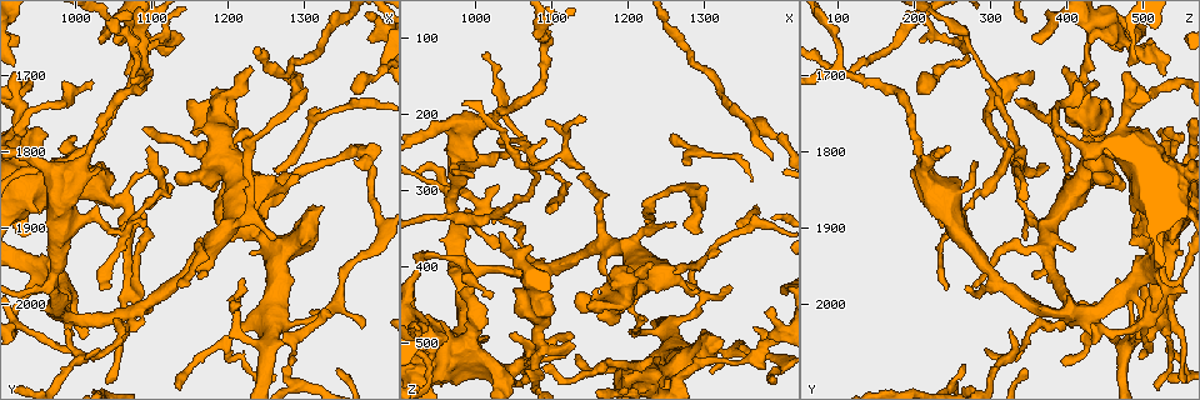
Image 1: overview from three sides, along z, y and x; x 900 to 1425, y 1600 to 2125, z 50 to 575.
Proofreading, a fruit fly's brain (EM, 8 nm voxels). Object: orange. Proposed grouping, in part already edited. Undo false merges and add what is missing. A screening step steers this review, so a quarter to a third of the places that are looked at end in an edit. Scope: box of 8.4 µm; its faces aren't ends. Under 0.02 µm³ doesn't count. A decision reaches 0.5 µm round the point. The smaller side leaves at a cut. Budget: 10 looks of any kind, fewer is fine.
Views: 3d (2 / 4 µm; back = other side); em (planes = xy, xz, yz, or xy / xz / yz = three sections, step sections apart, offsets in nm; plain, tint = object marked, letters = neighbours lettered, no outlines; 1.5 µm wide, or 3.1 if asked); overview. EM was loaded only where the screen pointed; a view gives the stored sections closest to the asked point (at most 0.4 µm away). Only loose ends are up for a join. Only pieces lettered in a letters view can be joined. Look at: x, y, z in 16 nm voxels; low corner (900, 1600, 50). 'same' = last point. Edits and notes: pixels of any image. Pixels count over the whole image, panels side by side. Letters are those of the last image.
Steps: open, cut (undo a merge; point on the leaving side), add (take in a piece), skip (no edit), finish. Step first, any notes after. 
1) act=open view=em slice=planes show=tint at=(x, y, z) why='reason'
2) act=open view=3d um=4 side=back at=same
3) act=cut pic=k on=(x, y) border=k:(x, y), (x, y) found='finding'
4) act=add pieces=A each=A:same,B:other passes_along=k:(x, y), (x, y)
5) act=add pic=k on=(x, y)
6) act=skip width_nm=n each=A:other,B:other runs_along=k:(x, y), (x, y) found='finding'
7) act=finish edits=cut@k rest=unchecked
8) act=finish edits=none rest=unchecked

act=open view=3d um=4 at=(995, 1815, 280) why='thin end'

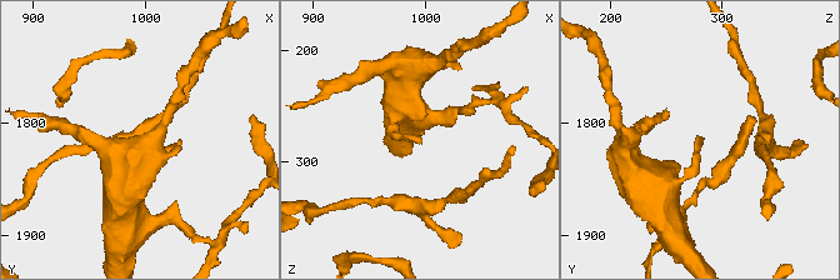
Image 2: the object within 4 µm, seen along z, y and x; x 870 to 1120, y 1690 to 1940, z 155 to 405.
act=open view=em slice=planes show=letters at=(998, 1814, 284) why='need the tissue'

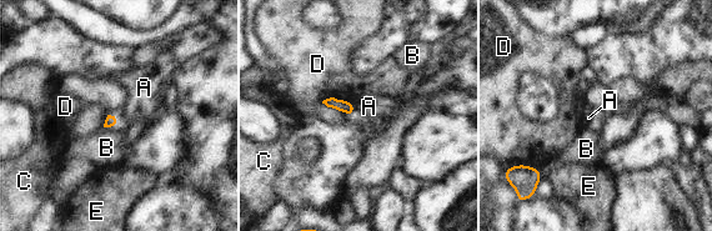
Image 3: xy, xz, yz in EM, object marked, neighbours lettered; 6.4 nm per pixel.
act=skip each=A:other,B:other,C:other,D:other,E:other border=3:(352, 103), (355, 114) found='none of them fits'

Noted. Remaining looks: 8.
act=open view=3d um=4 at=(1020, 1705, 440) why='tapers out'

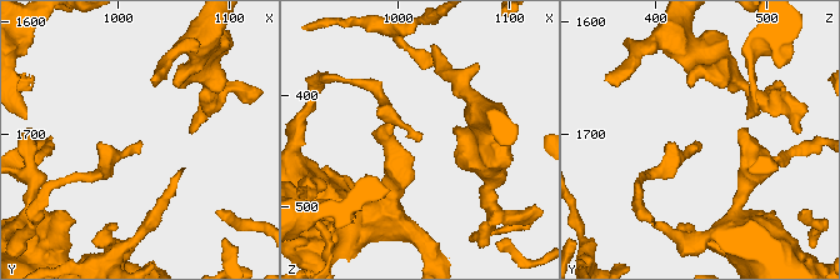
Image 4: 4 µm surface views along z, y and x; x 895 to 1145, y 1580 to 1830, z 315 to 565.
act=open view=em slice=planes show=letters at=(1020, 1704, 436) why='now the EM'

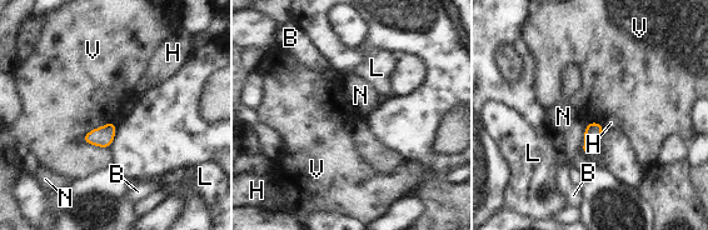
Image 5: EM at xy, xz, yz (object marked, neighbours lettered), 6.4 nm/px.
act=skip each=B:other,H:other,L:other,N:other,V:other border=5:(111, 120), (89, 130), (80, 140) found='no lettered piece goes on from it'

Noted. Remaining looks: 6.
act=open view=3d um=2 at=(1260, 2025, 505) why='four or more arms meet'

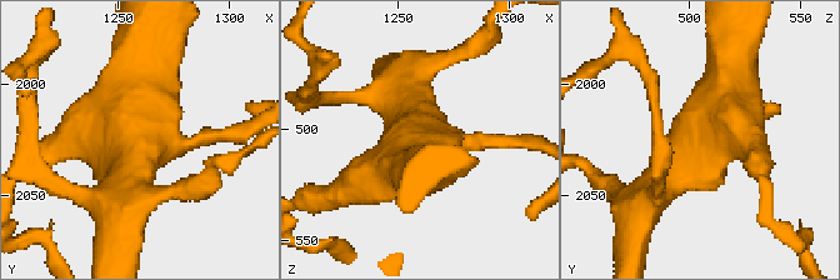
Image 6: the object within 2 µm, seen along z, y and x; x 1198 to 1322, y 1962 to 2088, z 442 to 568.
act=open view=em slice=planes show=letters at=(1264, 2025, 505) why='shape alone is not enough'

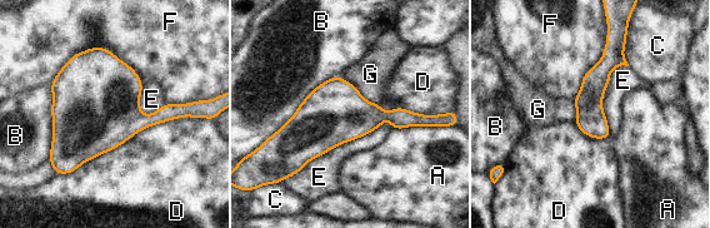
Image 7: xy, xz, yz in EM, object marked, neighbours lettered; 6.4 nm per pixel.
act=skip each=A:other,B:other,C:other,D:other,E:other,F:other,G:other border=7:(389, 119), (310, 159), (285, 179) found='one cell here'

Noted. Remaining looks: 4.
act=open view=em slice=xz step=4 show=letters at=(1035, 1980, 240) why='tapers out'

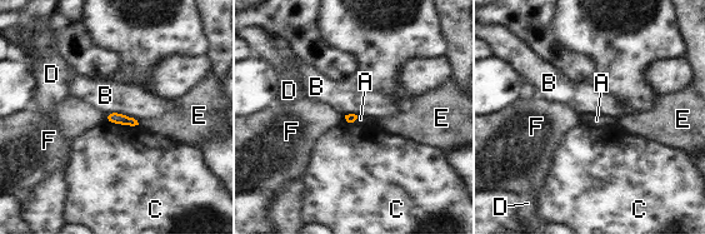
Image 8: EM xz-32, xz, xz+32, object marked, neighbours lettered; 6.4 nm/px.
act=skip each=A:other,B:other,C:other,D:other,E:other,F:other border=8:(105, 113), (123, 113), (136, 120) found='no lettered piece goes on from it'

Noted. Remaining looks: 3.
act=finish edits=none rest=unchecked

